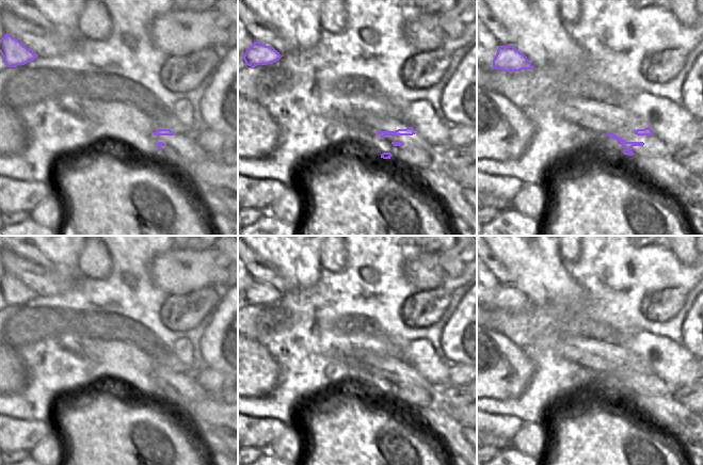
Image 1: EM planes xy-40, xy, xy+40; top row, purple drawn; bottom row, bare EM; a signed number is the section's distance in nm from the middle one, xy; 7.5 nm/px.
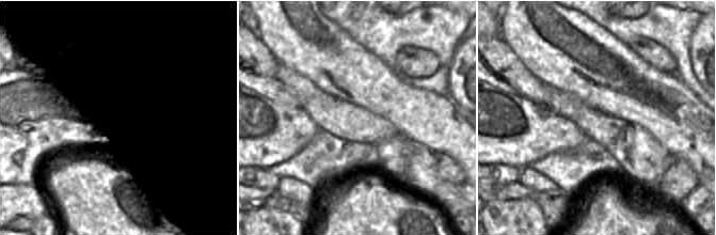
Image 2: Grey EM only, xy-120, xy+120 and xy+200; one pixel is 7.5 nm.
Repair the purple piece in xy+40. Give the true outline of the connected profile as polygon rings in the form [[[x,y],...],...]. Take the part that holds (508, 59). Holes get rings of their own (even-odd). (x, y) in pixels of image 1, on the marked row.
[[[499,46],[493,60],[493,69],[502,71],[520,71],[532,68],[533,66],[527,57],[513,46]]]

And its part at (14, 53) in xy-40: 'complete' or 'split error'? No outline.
complete

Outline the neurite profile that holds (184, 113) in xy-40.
[[[180,99],[175,105],[175,115],[182,125],[189,127],[194,119],[192,105],[185,99]]]

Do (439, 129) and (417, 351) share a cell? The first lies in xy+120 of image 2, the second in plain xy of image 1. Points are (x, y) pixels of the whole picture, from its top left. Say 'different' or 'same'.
same

